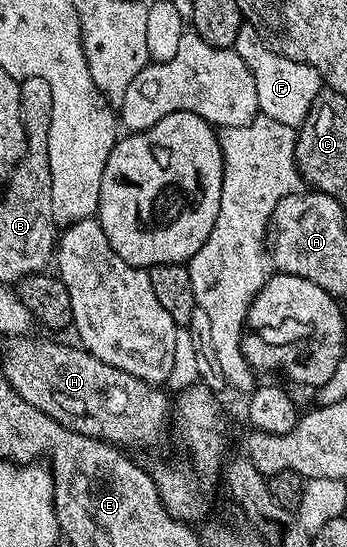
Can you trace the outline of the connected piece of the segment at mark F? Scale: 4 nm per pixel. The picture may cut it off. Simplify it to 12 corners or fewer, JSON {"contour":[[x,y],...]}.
{"contour":[[248,23],[235,48],[259,113],[299,127],[323,78],[272,49]]}

